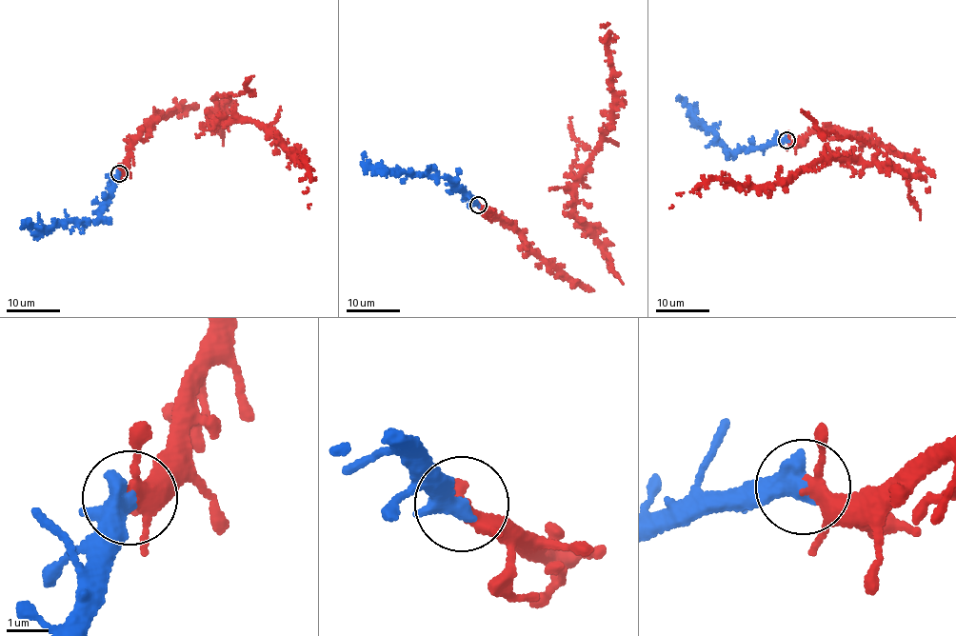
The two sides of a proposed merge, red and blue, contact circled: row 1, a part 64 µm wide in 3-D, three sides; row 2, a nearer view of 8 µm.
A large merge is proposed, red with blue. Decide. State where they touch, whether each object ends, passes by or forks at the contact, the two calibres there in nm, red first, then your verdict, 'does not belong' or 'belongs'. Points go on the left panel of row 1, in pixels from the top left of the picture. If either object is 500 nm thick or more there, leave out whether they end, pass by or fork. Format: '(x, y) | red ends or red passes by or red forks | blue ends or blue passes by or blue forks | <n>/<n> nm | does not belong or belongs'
(119, 173) | 260/600 nm | belongs

